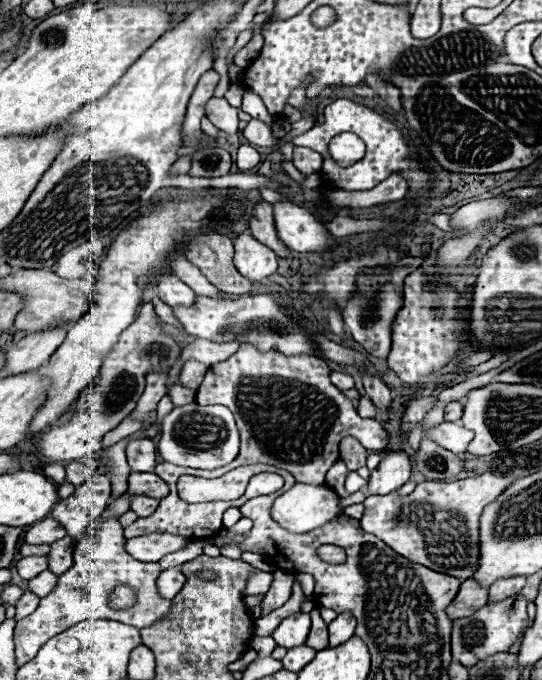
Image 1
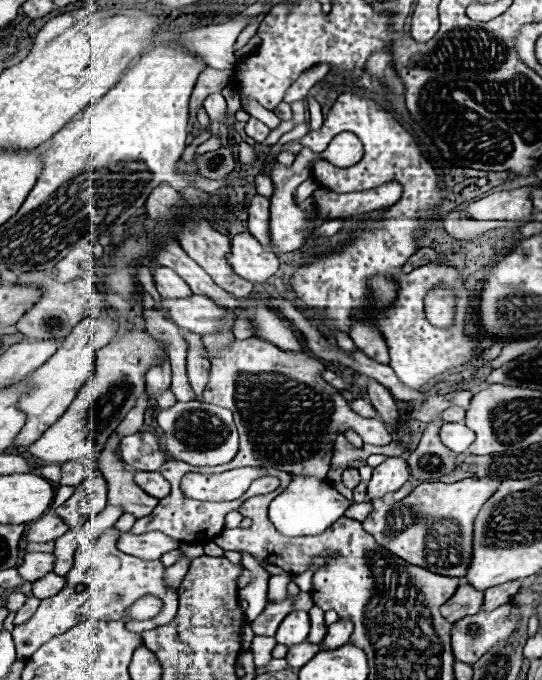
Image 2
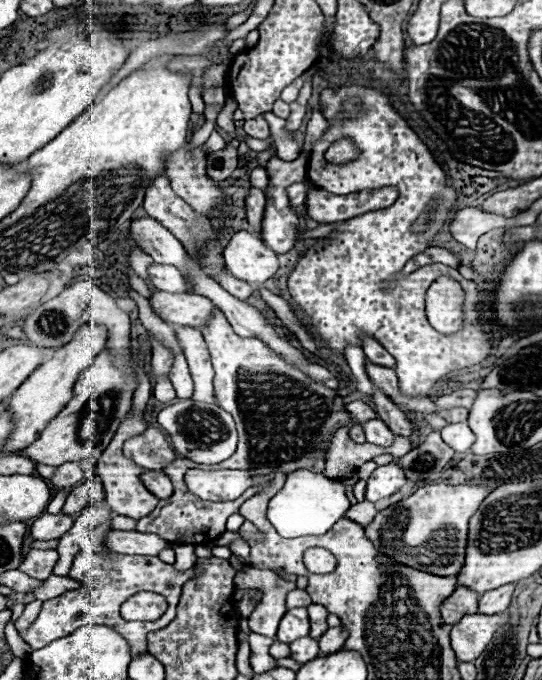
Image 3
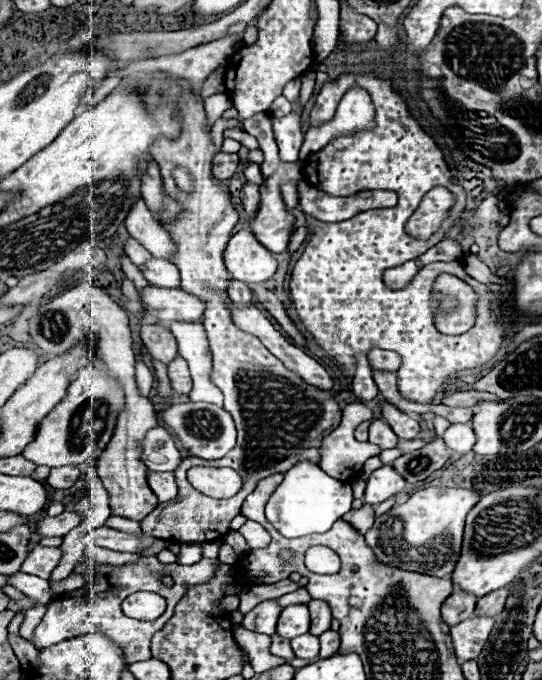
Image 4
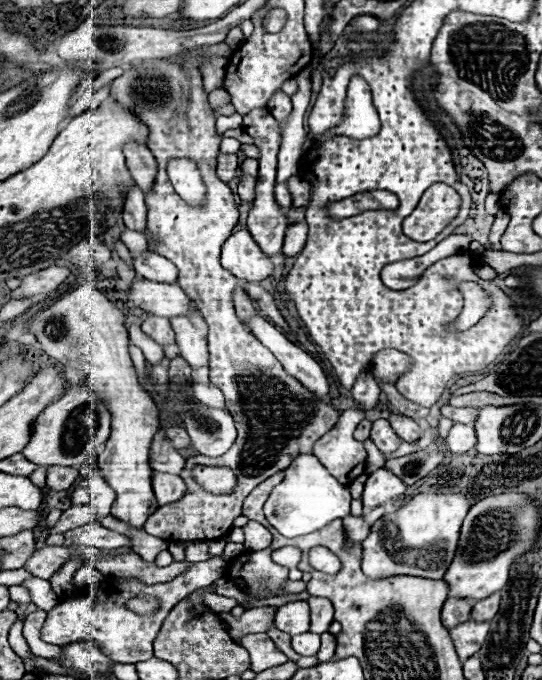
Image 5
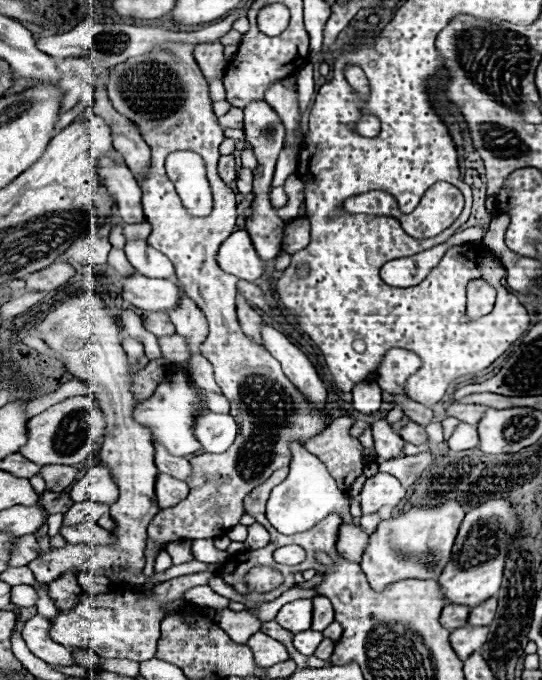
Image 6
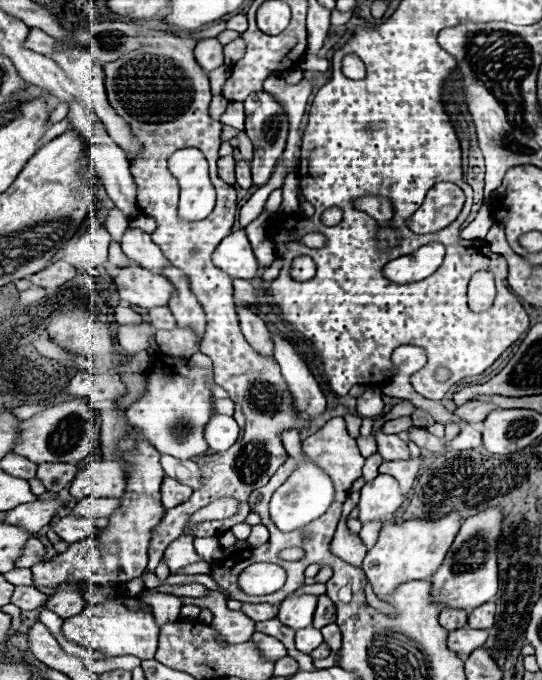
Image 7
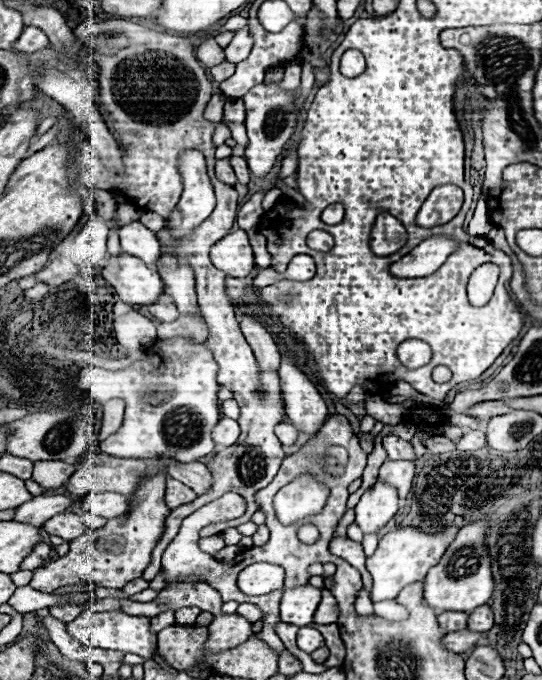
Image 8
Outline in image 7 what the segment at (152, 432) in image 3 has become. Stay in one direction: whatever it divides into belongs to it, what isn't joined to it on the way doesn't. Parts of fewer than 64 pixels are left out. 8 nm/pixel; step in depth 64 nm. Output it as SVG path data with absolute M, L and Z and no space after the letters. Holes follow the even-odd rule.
M162 454L160 464L162 464L166 476L192 486L194 490L200 488L200 468L196 462L192 462L192 460L180 462L178 458L168 458L168 454Z

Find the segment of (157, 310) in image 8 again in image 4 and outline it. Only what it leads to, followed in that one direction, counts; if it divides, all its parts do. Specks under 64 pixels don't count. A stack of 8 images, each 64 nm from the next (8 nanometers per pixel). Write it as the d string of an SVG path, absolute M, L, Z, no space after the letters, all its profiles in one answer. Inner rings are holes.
M162 322L160 324L142 324L140 336L142 336L142 342L148 346L150 354L158 362L162 362L162 364L168 366L178 356L176 340L170 334L170 330L168 330L166 324L162 324Z

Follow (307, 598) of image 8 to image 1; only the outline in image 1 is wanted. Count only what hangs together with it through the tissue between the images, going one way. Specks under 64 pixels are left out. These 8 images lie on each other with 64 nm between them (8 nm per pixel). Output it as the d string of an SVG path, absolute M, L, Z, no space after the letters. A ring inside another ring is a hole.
M300 612L284 618L284 622L280 622L280 626L272 632L272 638L276 640L278 646L294 648L306 642L308 632L310 632L310 616Z

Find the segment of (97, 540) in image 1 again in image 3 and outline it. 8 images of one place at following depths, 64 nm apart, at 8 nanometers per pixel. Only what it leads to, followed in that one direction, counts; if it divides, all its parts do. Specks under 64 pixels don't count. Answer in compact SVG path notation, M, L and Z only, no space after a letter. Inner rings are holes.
M104 546L104 554L98 552L80 552L74 558L70 578L80 582L78 590L68 590L56 598L50 598L42 604L42 610L38 618L32 622L32 626L24 632L20 632L20 638L32 648L38 650L40 646L46 646L48 642L62 638L70 634L72 630L86 626L86 624L106 624L114 626L132 648L132 656L138 656L140 652L146 652L146 634L160 630L172 622L176 616L176 606L180 600L182 584L196 576L196 570L190 568L186 572L176 572L172 564L164 564L160 558L124 558L122 554L112 554L108 546ZM138 592L156 592L162 594L168 602L168 610L154 622L126 622L120 616L120 606Z

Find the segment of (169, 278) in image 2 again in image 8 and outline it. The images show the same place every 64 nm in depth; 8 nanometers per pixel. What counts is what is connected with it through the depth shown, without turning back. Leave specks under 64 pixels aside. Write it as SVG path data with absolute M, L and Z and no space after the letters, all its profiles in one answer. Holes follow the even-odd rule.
M130 222L120 230L120 242L122 242L122 250L126 254L132 254L136 258L140 258L144 264L148 266L156 266L156 262L160 260L160 242L156 240L156 234L152 230L148 230L146 226L142 226L140 222Z

